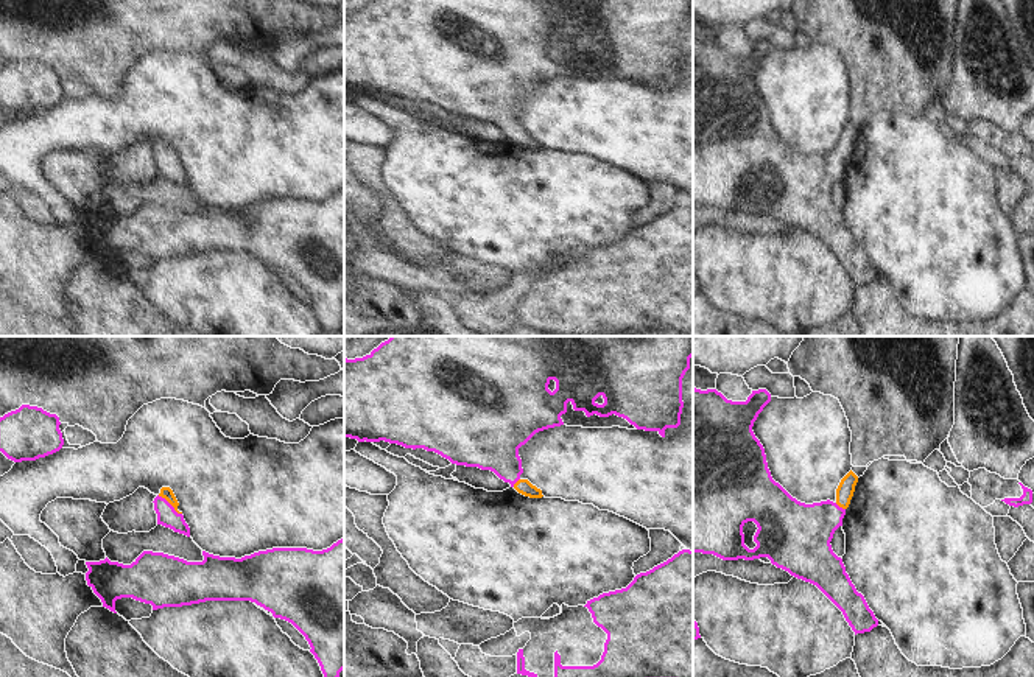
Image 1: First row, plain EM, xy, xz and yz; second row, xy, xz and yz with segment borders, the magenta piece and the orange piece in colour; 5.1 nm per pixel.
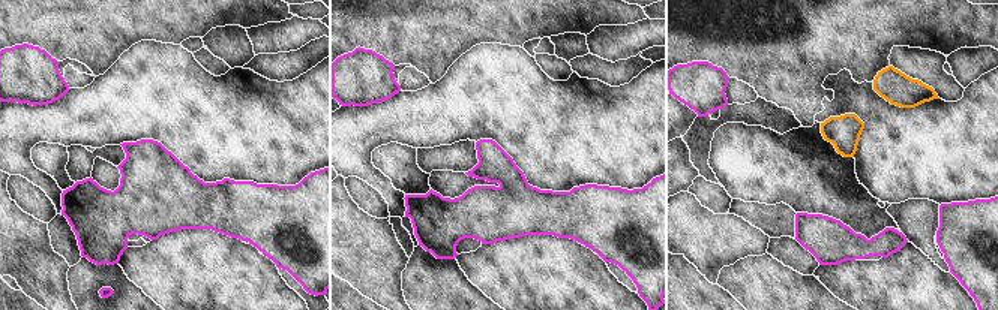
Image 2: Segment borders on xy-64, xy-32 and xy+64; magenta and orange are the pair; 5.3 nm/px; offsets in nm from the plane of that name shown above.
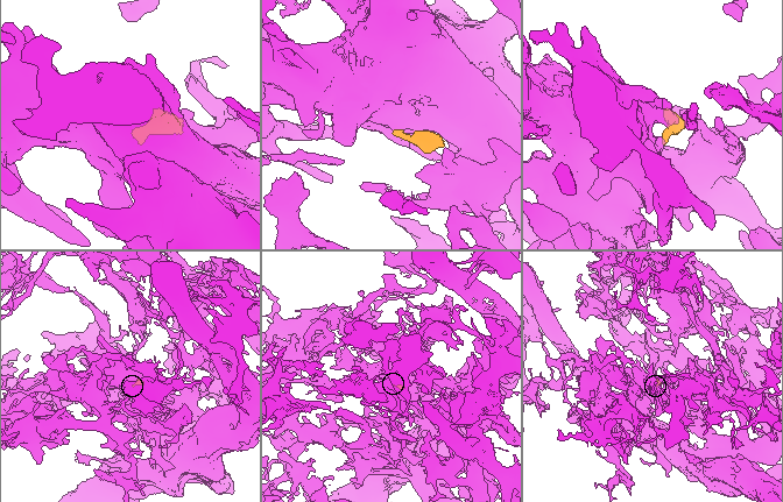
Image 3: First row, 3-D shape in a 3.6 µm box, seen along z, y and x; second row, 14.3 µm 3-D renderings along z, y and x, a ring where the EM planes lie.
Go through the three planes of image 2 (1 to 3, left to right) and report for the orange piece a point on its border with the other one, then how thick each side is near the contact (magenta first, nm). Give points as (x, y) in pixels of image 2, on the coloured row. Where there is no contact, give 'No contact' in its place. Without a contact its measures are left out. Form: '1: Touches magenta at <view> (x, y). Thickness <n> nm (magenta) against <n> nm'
1: No contact
2: No contact
3: No contact.

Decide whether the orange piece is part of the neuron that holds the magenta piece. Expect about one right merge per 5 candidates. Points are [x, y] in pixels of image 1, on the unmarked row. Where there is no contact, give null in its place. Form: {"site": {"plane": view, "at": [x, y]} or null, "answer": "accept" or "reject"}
{"site": {"plane": "xy", "at": [170, 156]}, "answer": "accept"}

